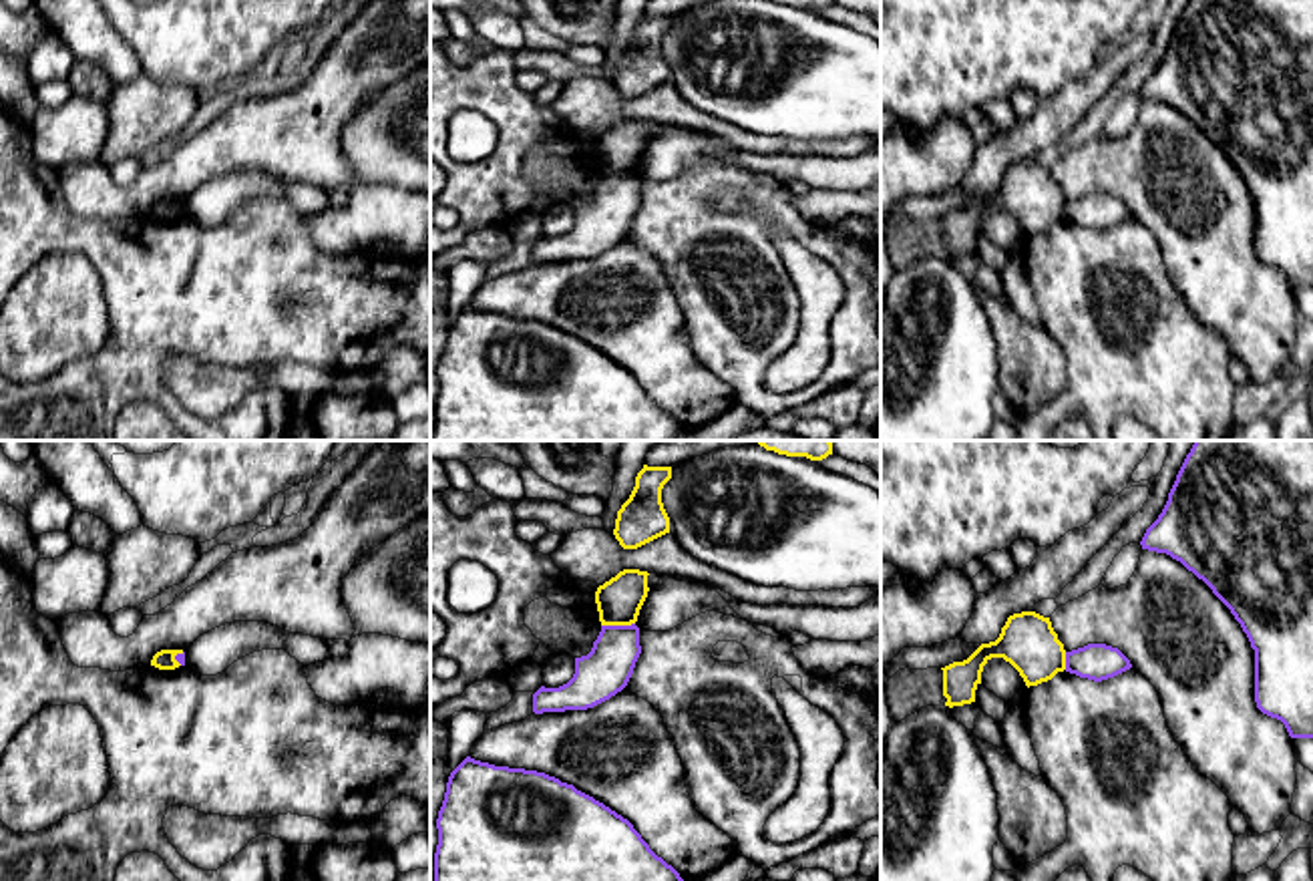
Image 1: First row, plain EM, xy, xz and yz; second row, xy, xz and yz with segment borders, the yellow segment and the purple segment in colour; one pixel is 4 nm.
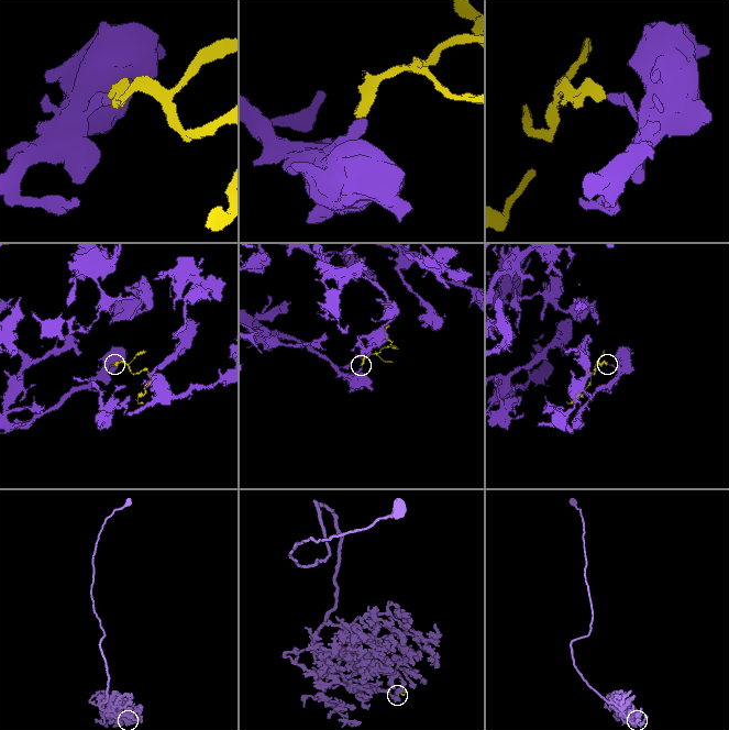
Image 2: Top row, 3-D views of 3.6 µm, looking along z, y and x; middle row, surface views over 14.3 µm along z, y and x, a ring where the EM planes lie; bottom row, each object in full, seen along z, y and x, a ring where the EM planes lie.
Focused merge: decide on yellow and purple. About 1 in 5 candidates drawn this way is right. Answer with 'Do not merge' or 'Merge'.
Do not merge

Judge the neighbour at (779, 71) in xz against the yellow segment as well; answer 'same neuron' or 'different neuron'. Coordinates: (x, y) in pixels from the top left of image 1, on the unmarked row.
different neuron

